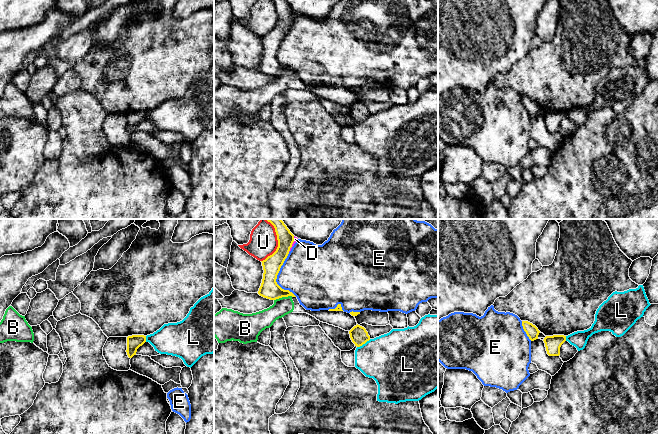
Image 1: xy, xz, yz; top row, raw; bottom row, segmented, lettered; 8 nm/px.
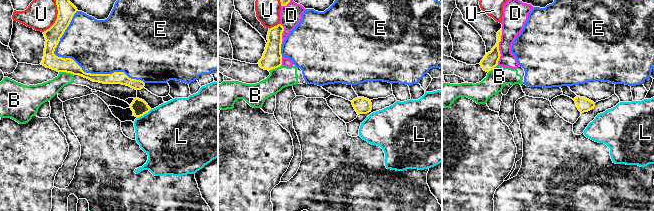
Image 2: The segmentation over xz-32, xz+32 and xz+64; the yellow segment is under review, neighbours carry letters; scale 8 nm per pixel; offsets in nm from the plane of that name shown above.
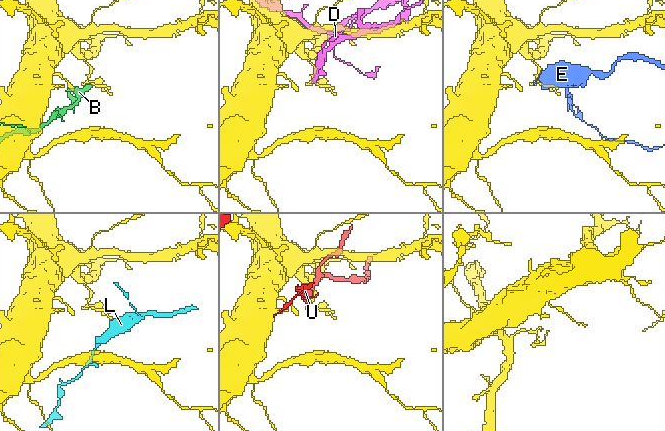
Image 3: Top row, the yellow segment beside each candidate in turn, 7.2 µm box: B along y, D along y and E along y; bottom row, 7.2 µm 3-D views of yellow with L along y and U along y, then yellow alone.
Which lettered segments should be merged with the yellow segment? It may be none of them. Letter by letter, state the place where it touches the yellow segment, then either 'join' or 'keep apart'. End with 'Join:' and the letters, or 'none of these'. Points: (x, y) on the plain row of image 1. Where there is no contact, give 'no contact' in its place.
B: xz (283, 72) | keep apart
D: xz (292, 19) | keep apart
E: xz (276, 53) | keep apart
L: xz (363, 119) | keep apart
U: xz (278, 20) | keep apart
Join: none of these

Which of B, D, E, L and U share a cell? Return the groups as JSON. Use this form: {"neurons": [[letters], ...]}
{"neurons": [["B", "D"], ["E"], ["L"], ["U"]]}

